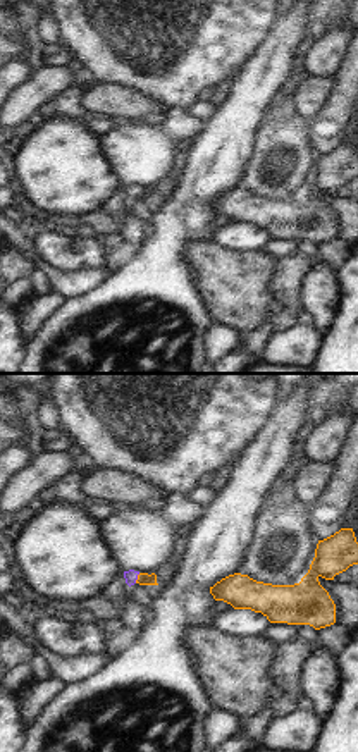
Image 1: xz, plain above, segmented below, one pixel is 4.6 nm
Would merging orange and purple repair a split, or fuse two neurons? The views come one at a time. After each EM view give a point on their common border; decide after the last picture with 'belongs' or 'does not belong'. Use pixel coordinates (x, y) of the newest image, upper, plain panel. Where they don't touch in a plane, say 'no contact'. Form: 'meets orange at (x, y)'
meets orange at (138, 193)

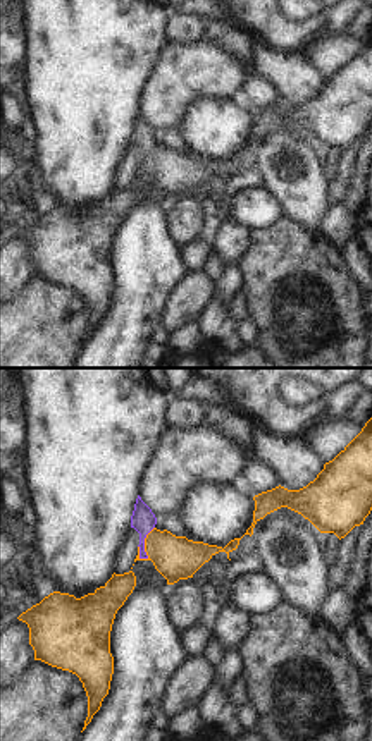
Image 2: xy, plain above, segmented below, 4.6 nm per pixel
meets orange at (145, 160)

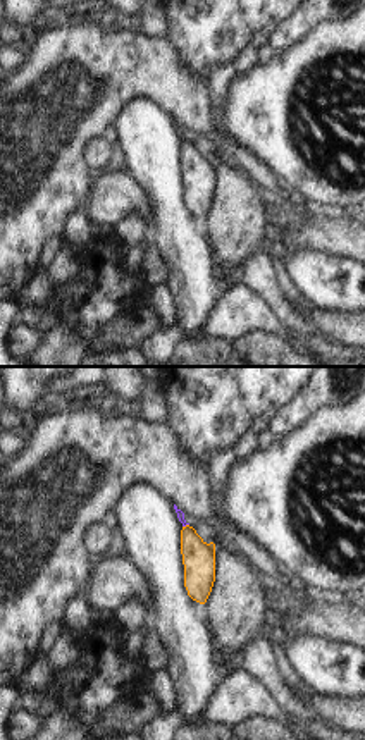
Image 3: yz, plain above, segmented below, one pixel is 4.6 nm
meets orange at (186, 140)

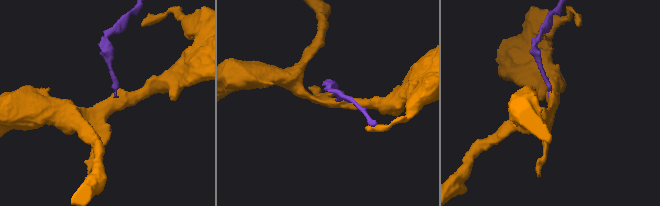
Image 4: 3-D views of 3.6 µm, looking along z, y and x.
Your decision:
belongs

